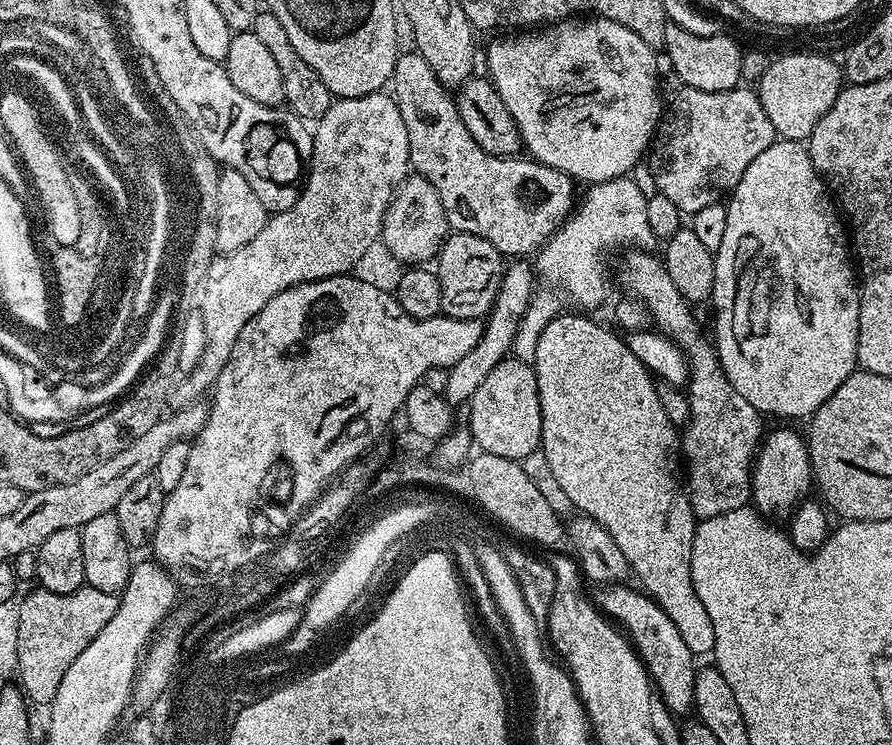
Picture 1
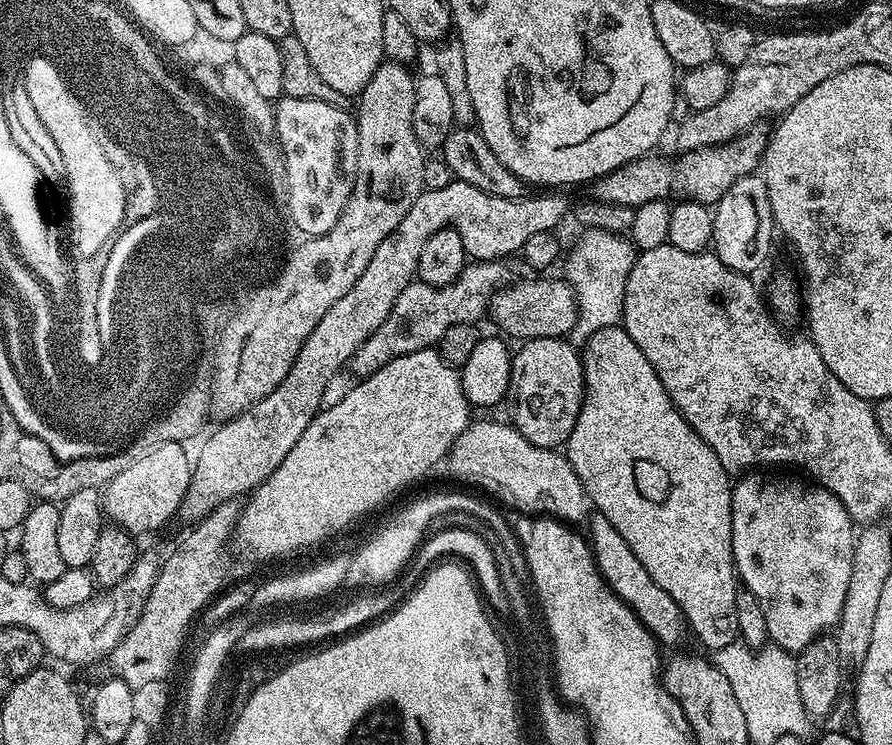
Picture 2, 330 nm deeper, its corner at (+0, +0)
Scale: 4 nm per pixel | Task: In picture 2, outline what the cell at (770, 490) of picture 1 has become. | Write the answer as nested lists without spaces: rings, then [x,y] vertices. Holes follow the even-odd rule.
[[[759,473],[735,481],[731,496],[731,546],[737,577],[760,603],[768,639],[783,652],[799,654],[819,636],[831,633],[840,621],[842,602],[850,582],[856,536],[854,521],[833,492],[808,482],[803,488],[796,480],[765,480]]]

